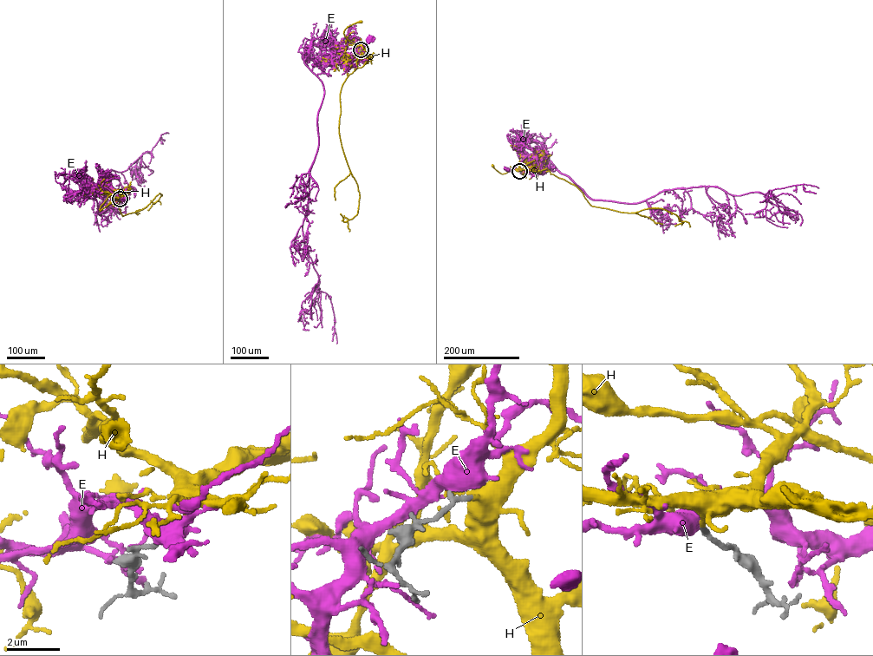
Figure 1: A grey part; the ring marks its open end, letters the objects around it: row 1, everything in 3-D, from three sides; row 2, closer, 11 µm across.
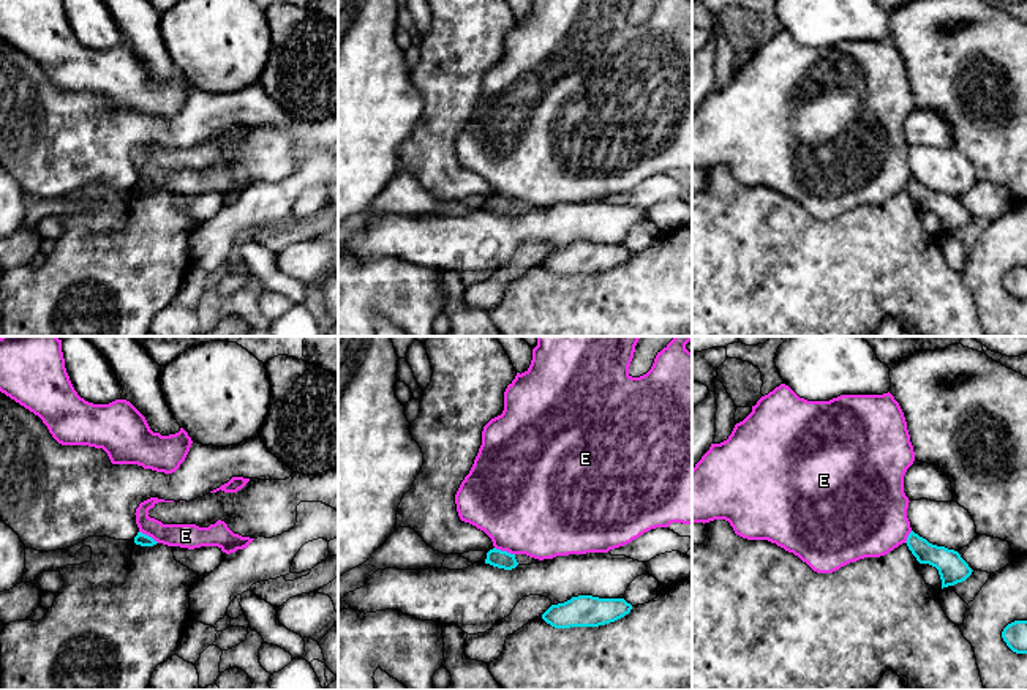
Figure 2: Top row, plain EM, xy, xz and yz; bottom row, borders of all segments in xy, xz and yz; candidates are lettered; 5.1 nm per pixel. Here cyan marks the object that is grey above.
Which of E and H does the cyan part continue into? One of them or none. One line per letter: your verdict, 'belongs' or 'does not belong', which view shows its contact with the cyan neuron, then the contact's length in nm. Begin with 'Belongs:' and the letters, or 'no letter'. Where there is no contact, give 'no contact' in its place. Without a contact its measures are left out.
Belongs: H
E: does not belong; contact in xz; length 110 nm
H: belongs; no contact

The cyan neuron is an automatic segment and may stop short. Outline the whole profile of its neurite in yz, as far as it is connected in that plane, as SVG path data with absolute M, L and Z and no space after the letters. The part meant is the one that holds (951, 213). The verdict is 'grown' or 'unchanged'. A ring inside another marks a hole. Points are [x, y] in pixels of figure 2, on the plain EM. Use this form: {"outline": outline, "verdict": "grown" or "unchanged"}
{"outline": "M913 177L905 189L920 210L939 216L942 235L965 227L973 218L957 197L932 191Z", "verdict": "unchanged"}

